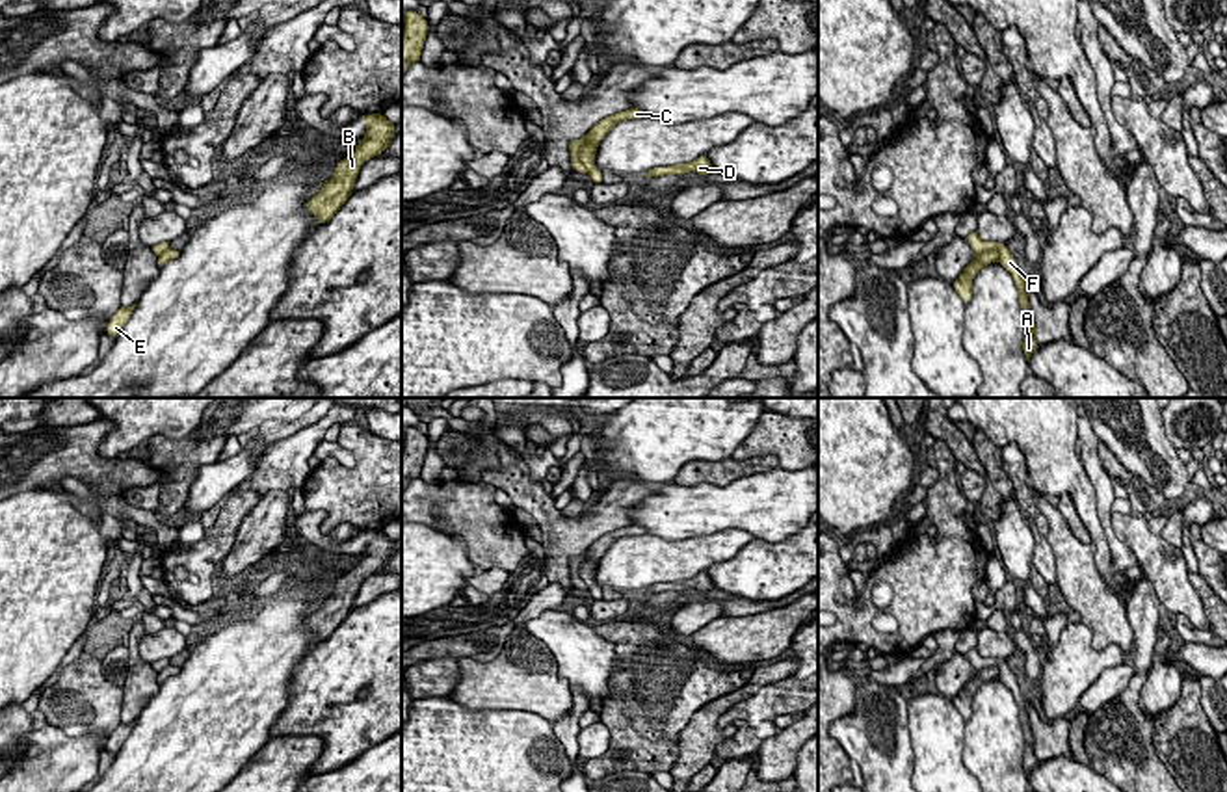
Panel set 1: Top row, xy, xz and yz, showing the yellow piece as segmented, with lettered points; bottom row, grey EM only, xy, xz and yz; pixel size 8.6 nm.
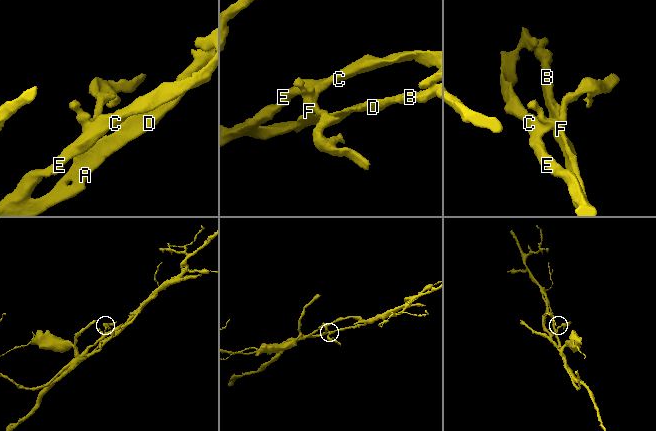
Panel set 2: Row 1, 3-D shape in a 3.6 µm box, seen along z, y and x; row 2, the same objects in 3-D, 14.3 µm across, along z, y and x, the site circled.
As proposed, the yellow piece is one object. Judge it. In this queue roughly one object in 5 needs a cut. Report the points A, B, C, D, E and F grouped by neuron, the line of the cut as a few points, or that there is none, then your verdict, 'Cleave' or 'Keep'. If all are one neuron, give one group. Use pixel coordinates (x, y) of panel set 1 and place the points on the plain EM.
Groups: A B D F / C E. Split along xz (582, 554), (580, 579), (588, 588). Cleave

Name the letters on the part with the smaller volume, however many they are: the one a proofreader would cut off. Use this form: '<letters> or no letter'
C, E

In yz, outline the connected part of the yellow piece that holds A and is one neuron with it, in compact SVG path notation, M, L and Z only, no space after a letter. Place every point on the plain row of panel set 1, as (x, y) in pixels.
M972 647L967 653L967 658L976 671L982 671L985 667L996 667L998 679L1011 690L1011 693L1019 705L1019 719L1021 719L1022 731L1026 734L1026 755L1022 757L1022 768L1028 777L1030 772L1039 766L1039 760L1036 757L1036 740L1034 740L1034 733L1032 733L1030 718L1028 718L1028 710L1026 710L1026 697L1019 688L1015 673L1009 669L1006 660L983 658L978 653L978 647Z

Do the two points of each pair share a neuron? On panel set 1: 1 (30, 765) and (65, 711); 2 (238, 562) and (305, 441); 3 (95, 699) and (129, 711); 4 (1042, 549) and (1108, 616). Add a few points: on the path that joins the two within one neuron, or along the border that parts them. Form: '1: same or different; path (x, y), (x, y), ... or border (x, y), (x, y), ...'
1: different; border (47, 722), (69, 735), (97, 731), (97, 742)
2: different; border (287, 489), (270, 489), (244, 515)
3: different; border (123, 686), (119, 722)
4: different; border (1045, 538), (1053, 553), (1056, 582)

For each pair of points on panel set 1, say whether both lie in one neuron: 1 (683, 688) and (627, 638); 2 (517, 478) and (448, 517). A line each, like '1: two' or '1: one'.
1: one
2: two

